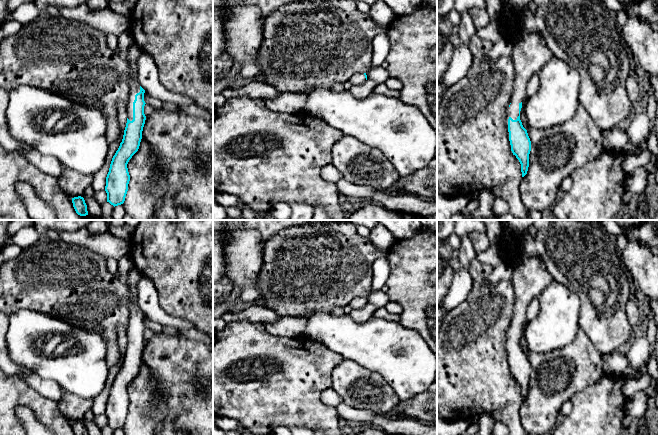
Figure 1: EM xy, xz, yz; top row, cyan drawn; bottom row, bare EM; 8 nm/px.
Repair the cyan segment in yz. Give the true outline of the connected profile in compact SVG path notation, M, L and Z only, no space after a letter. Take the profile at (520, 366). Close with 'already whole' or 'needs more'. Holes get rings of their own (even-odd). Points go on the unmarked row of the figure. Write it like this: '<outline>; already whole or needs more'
M537 256L521 260L521 263L514 268L511 280L515 290L515 309L508 332L508 356L511 375L521 388L522 401L527 398L531 375L530 362L520 344L522 325L526 320L528 305L539 296L550 280L548 270Z; needs more

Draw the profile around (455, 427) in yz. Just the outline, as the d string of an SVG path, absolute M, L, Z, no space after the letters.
M437 409L437 435L462 435L470 424L469 420L447 421L440 417Z

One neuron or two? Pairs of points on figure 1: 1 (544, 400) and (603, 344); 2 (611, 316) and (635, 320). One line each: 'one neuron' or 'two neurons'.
1: two neurons
2: two neurons

